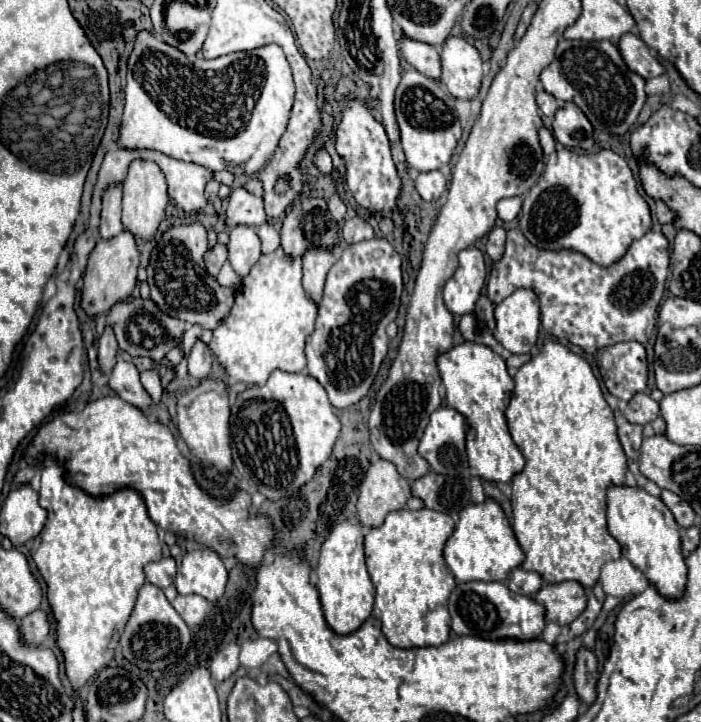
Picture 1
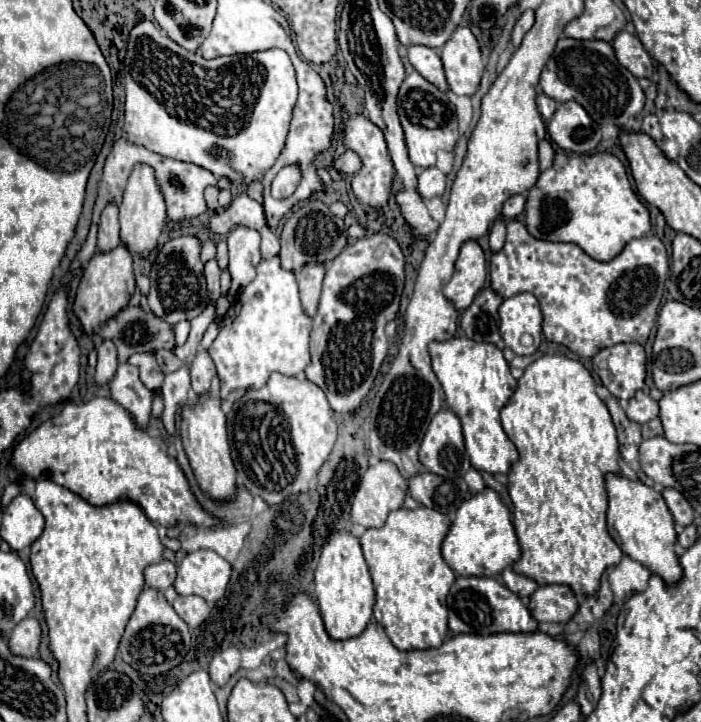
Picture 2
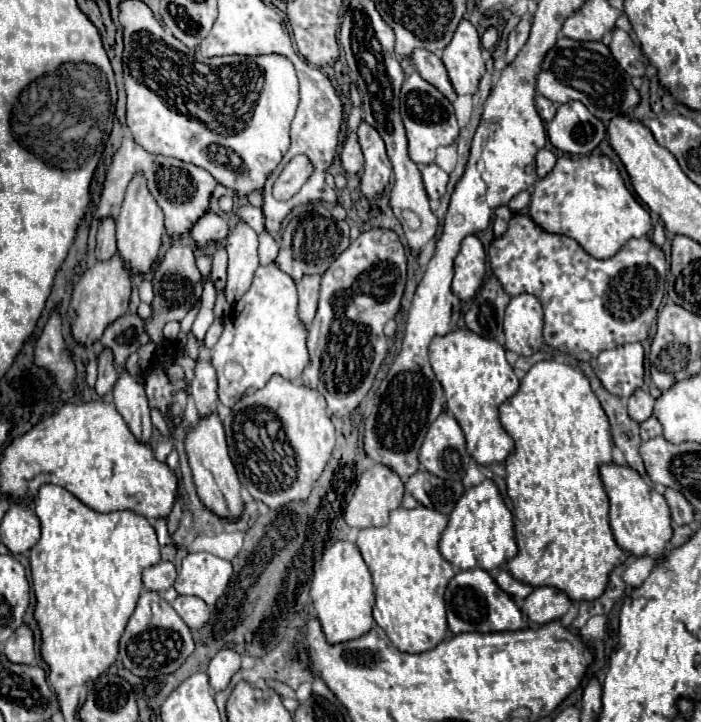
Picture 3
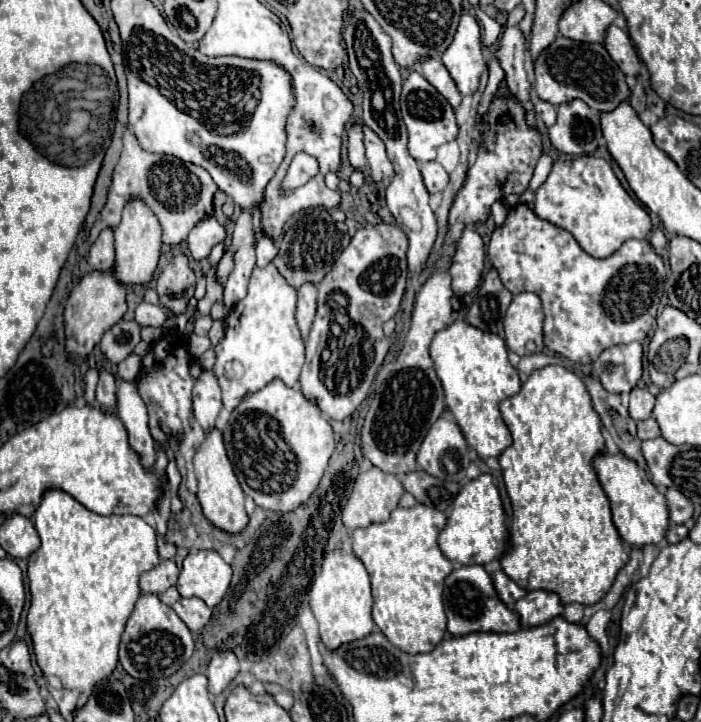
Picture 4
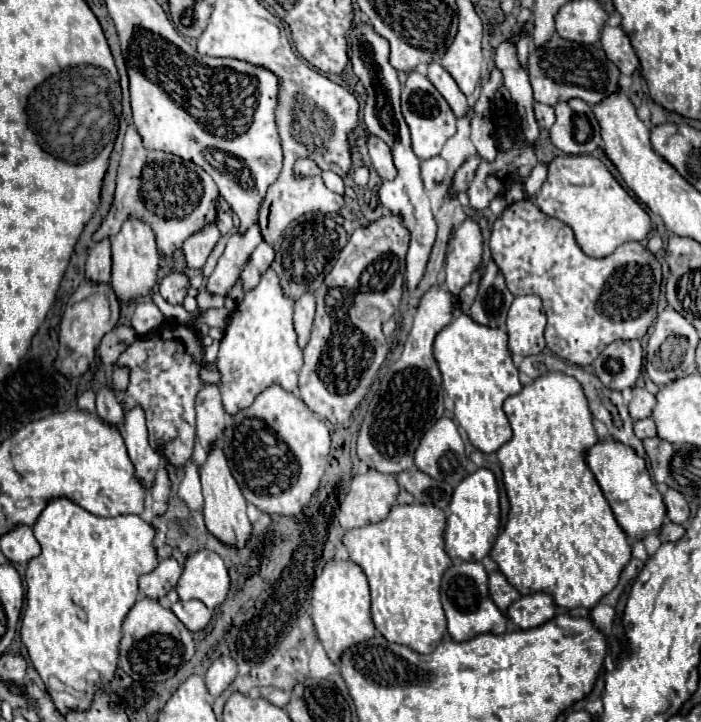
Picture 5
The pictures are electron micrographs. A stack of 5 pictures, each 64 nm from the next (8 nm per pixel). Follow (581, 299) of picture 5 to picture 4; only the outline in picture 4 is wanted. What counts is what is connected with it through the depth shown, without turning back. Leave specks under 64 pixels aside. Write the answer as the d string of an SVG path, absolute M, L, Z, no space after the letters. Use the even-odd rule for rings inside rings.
M518 204L510 208L506 224L494 230L488 246L488 258L498 270L502 284L512 294L534 292L540 296L544 306L544 344L552 352L578 364L592 364L602 350L610 346L634 340L642 342L656 322L656 310L664 292L666 268L648 240L626 240L612 256L598 260L586 254L570 232L538 218L526 204Z

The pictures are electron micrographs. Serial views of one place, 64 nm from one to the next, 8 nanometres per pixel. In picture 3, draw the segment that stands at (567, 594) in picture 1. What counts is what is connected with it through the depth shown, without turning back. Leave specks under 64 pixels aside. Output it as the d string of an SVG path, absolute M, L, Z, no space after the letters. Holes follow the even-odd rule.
M540 586L534 588L534 592L524 600L522 612L534 624L548 624L560 620L570 606L572 600L566 592L552 586Z

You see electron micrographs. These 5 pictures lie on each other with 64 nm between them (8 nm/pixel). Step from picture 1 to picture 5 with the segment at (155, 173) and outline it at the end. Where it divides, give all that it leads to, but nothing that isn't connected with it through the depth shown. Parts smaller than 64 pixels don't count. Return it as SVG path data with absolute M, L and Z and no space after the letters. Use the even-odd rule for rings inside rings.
M128 218L120 232L112 236L112 288L120 302L130 302L138 296L146 296L152 286L156 284L158 274L158 248L156 248L156 234L150 230L150 224L142 218Z

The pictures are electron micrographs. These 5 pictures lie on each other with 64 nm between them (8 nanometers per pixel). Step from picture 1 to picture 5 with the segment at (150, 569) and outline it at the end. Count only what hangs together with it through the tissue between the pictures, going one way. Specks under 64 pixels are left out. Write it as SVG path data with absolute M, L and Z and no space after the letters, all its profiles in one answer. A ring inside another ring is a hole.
M166 558L162 560L156 570L140 576L138 586L140 586L140 594L148 596L148 598L164 598L168 594L168 590L172 590L178 582L182 574L182 568L178 566L178 562L174 558Z

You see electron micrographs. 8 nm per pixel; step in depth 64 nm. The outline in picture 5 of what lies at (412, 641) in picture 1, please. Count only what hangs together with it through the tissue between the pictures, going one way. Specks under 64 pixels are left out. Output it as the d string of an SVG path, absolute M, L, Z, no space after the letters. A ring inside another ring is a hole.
M420 502L400 506L396 504L388 518L364 528L348 530L344 536L344 546L350 552L350 560L362 566L368 576L372 590L372 620L376 630L394 644L410 646L418 654L430 654L442 640L446 632L446 616L440 604L440 580L442 574L452 564L450 556L444 550L442 534L446 528L446 514L436 506L422 506Z

